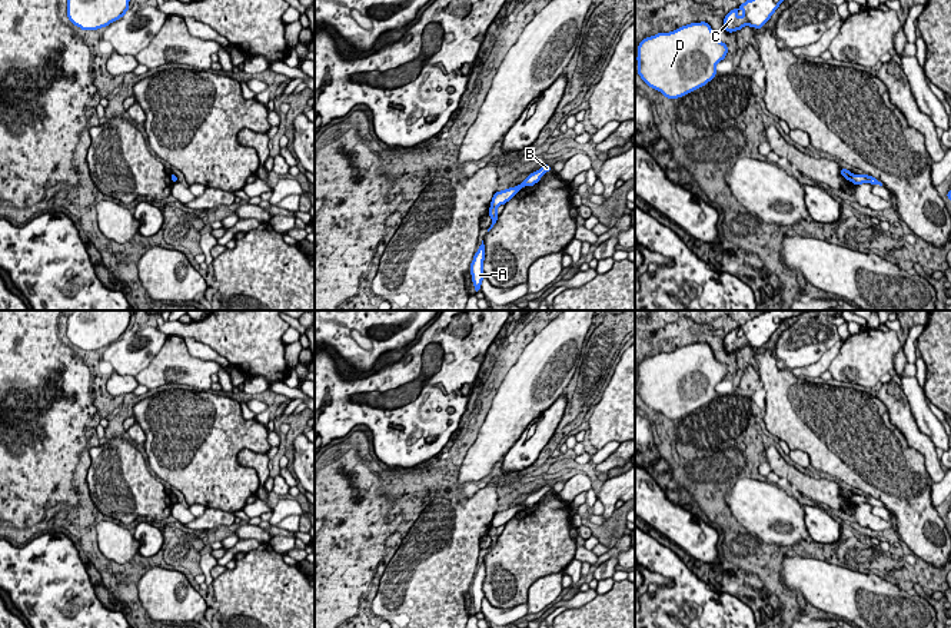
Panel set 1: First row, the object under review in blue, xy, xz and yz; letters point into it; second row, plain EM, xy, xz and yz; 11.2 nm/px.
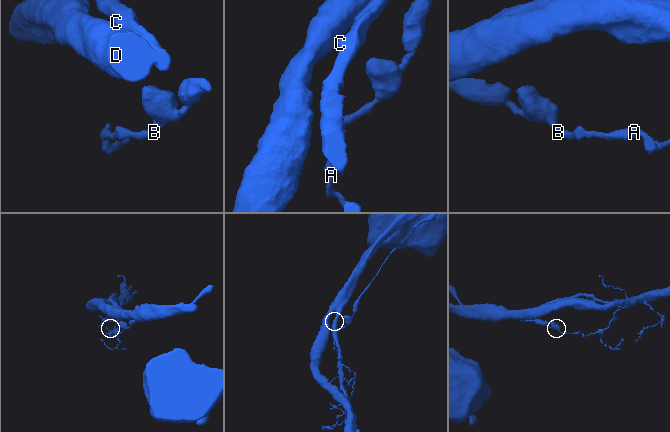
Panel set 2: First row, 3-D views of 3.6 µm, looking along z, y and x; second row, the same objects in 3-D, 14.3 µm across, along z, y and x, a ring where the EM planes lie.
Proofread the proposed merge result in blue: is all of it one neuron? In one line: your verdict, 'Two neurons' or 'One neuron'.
Two neurons

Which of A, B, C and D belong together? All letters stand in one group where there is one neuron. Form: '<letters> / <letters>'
A C D / B

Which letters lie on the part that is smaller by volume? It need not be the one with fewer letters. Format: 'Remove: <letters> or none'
Remove: B

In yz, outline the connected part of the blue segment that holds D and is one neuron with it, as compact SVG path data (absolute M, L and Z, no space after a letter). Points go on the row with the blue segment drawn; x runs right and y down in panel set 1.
M706 21L691 23L669 33L644 39L638 46L638 74L646 86L668 99L678 99L716 76L715 66L725 59L728 46L721 43Z

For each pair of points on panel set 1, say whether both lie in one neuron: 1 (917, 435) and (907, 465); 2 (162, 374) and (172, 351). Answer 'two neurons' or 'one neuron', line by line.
1: two neurons
2: one neuron

